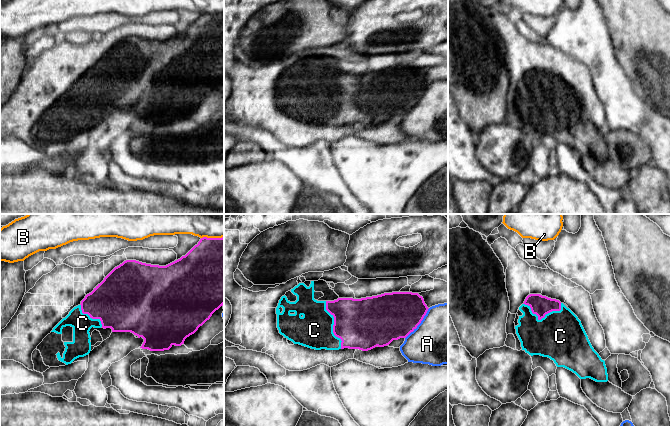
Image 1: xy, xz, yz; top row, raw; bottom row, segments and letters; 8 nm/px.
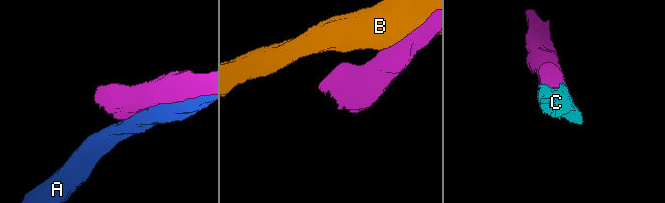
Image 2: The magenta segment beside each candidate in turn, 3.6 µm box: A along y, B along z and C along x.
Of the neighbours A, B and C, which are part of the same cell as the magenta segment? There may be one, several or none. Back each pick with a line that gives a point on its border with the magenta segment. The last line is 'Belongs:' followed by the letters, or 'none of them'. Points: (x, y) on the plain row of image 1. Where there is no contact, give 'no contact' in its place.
C: contact yz (541, 94)
Belongs: C

